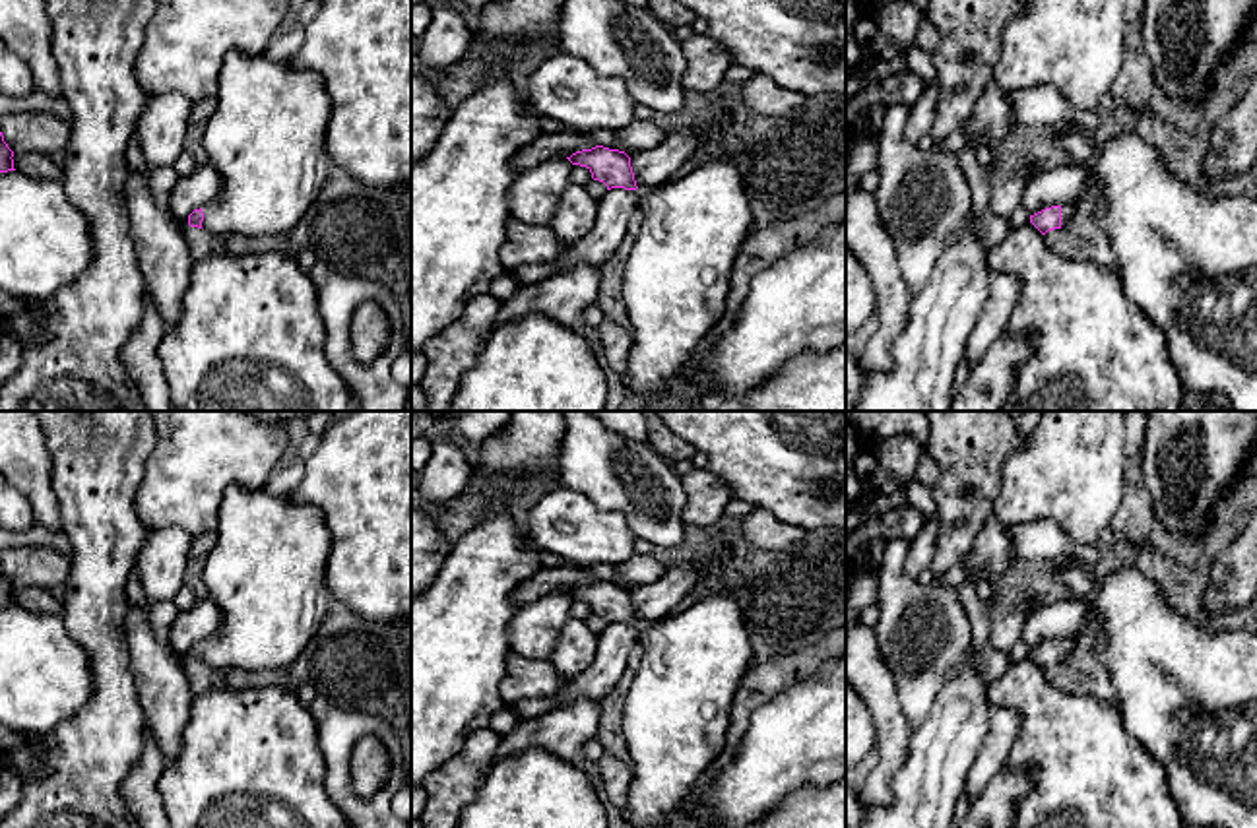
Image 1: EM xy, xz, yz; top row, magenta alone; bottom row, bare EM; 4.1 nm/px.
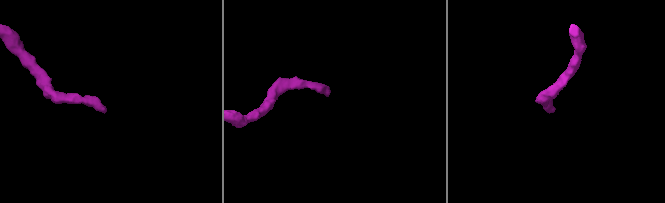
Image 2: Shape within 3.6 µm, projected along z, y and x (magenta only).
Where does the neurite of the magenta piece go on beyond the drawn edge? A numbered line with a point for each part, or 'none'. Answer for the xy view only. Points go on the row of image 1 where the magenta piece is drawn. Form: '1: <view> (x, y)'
1: xy (266, 138)

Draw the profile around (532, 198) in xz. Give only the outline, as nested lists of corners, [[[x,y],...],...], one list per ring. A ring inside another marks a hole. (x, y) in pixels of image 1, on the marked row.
[[[551,157],[518,173],[508,190],[510,217],[530,225],[549,225],[564,188],[570,184],[572,167],[566,157]]]

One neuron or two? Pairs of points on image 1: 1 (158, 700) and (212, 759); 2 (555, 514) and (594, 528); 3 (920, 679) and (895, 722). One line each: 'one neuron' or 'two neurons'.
1: two neurons
2: one neuron
3: two neurons

